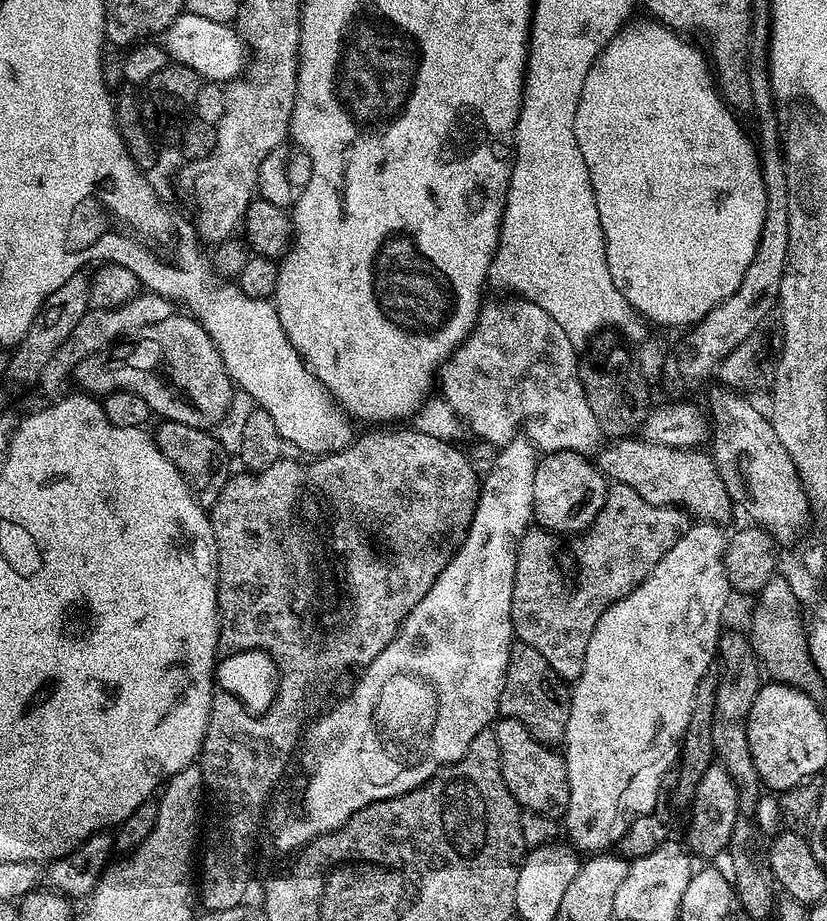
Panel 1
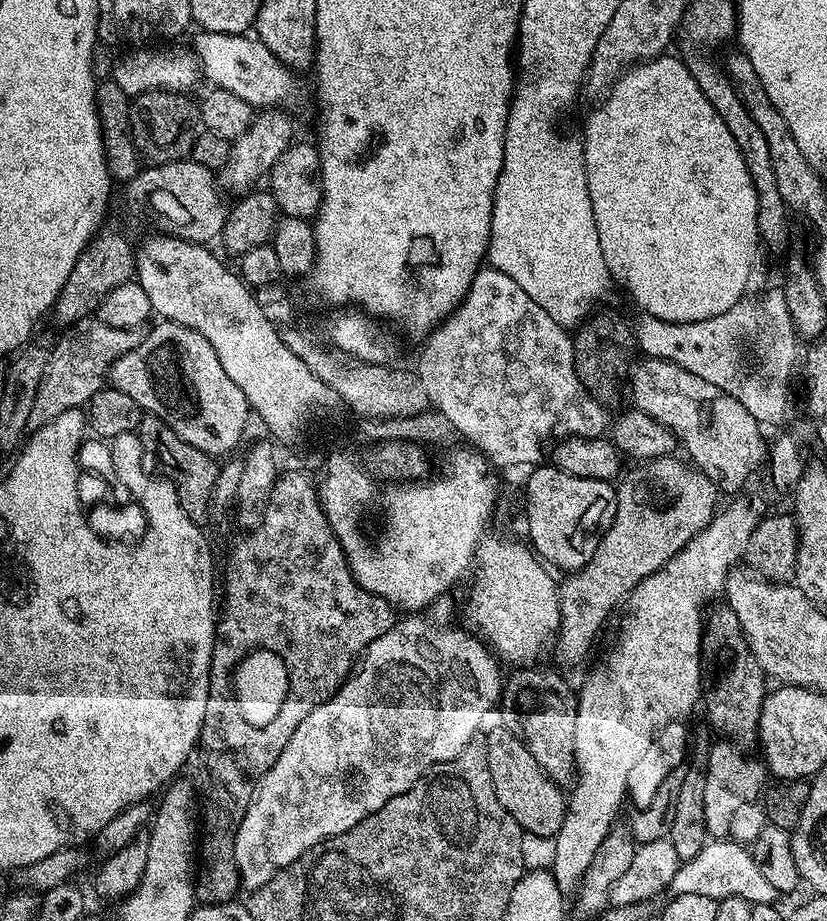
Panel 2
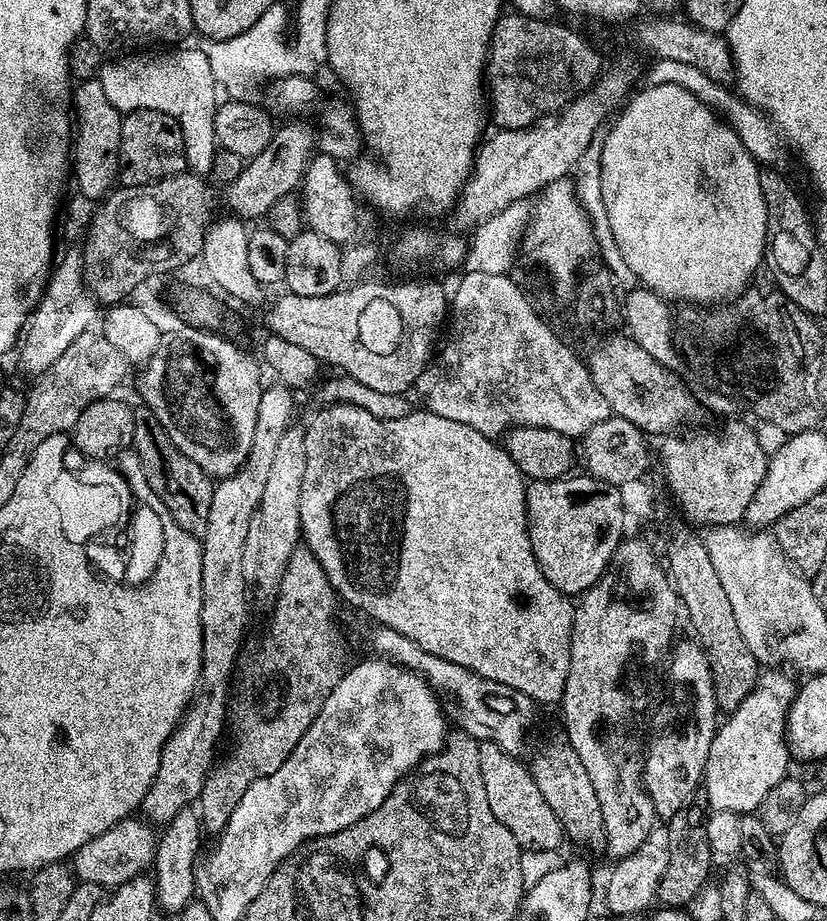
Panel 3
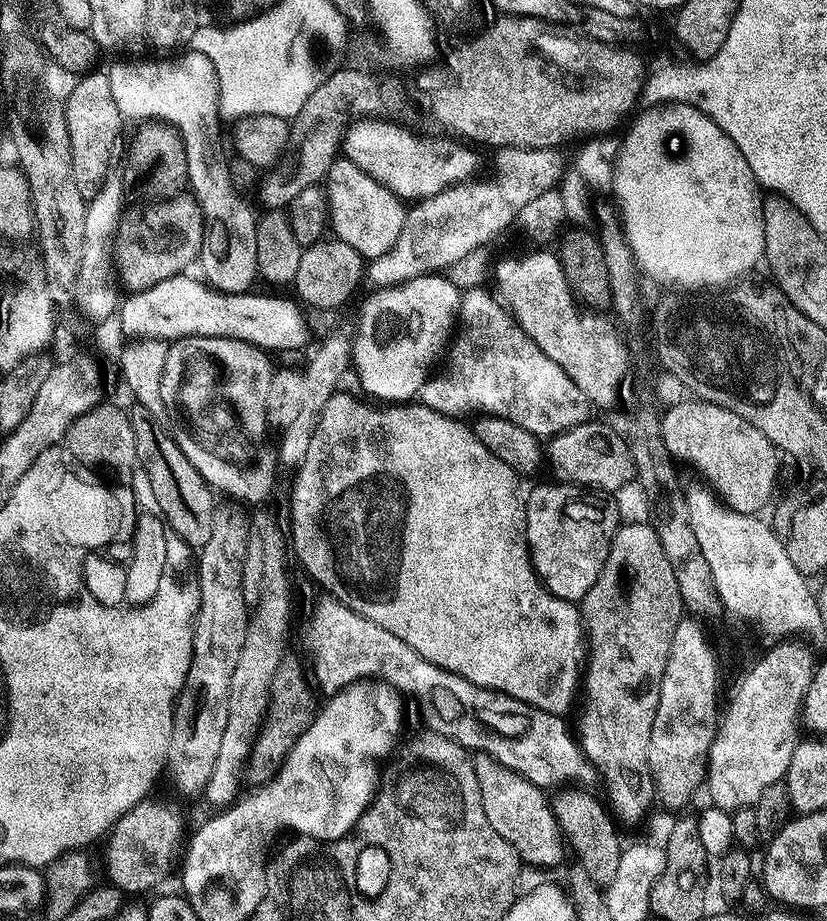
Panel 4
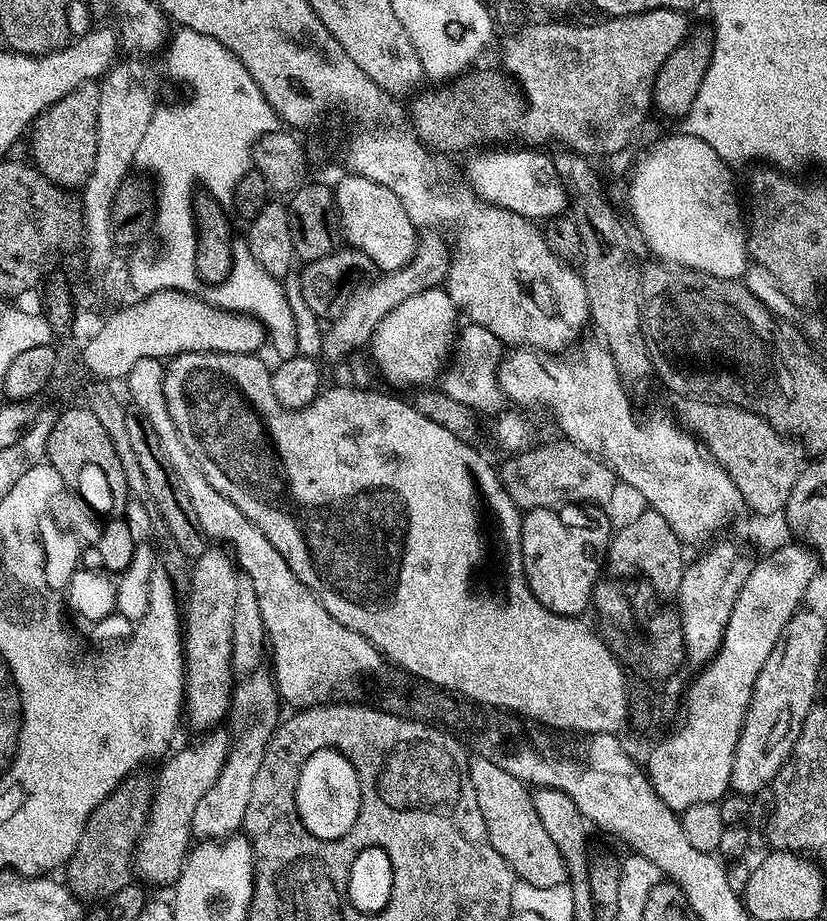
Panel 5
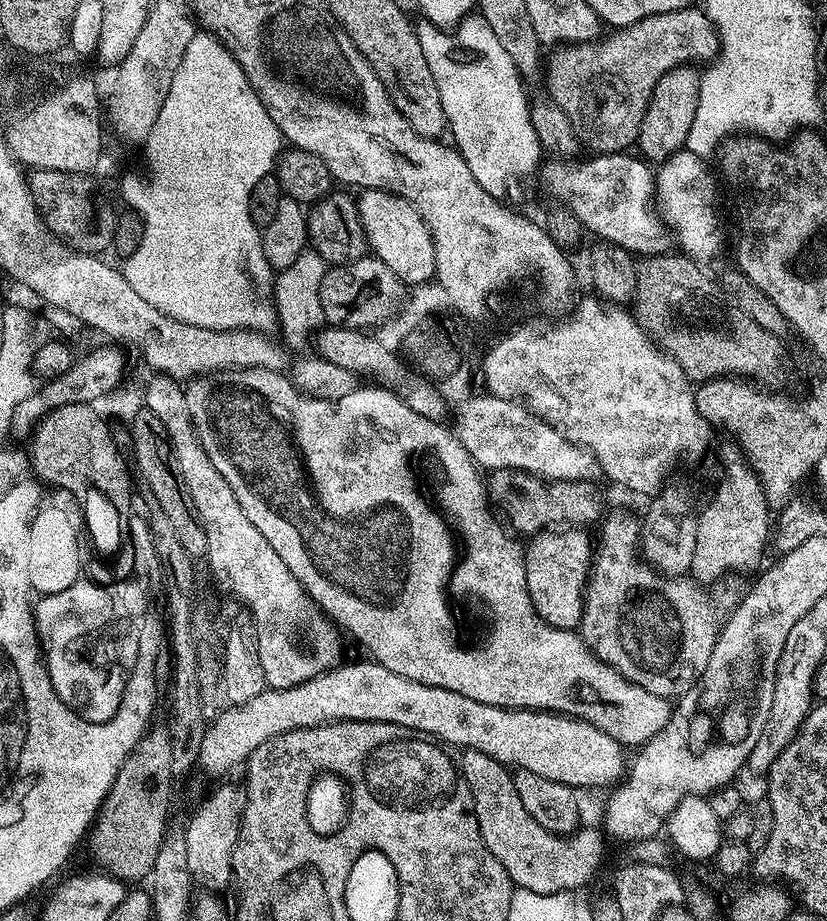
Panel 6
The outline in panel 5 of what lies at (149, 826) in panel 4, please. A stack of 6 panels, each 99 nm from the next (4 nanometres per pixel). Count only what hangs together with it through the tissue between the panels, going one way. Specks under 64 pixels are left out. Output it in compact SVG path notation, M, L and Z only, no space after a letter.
M224 730L203 733L199 740L200 744L184 748L181 752L173 751L159 765L160 774L157 774L154 780L150 814L140 836L140 843L136 845L134 857L135 875L149 880L152 884L172 886L180 877L180 871L184 869L184 859L187 858L194 840L194 809L197 808L198 802L202 802L202 798L206 798L206 790L214 786L228 757L230 736L227 736Z

